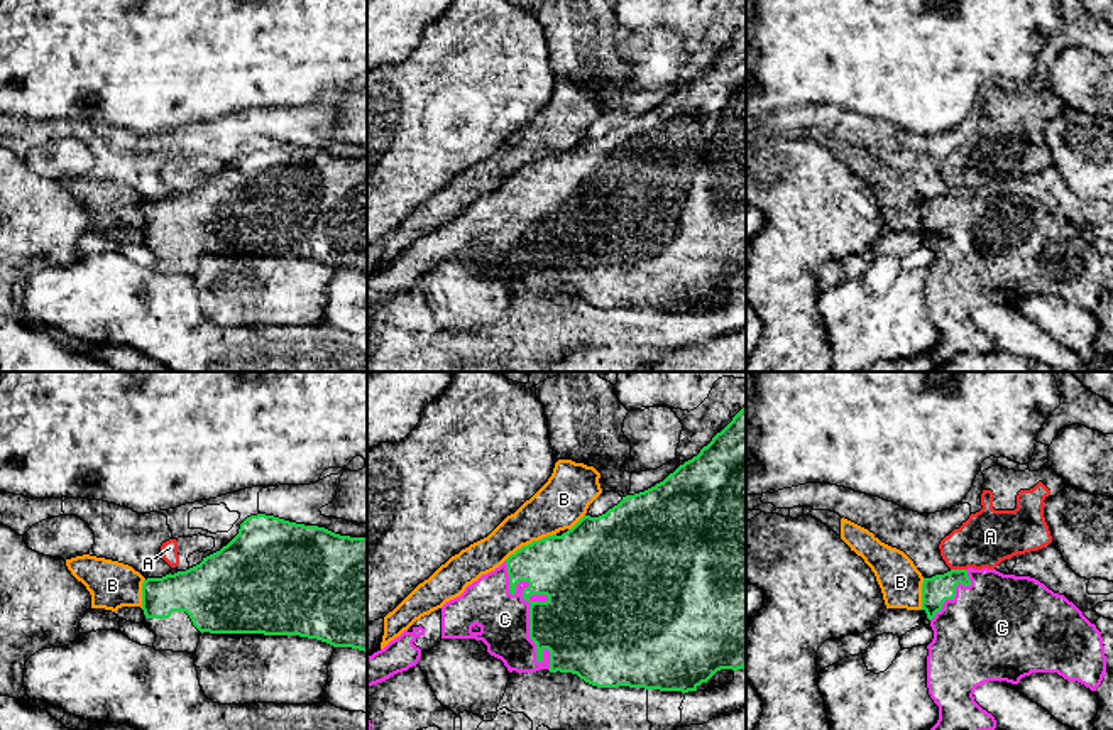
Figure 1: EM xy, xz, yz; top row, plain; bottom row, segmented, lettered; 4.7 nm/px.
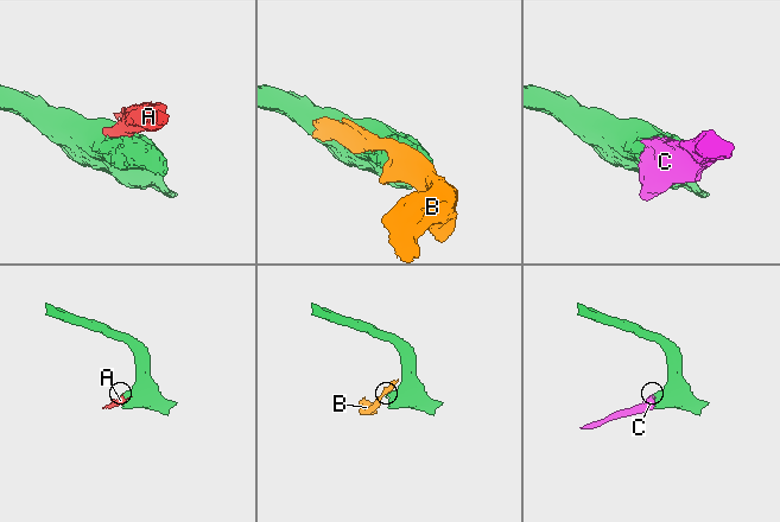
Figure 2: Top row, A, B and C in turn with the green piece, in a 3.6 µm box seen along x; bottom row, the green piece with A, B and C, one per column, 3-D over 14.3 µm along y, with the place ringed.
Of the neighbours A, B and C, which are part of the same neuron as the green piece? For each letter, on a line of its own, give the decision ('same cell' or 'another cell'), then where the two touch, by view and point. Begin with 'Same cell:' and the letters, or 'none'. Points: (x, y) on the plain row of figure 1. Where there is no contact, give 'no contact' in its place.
Same cell: C
A: another cell; contact yz (959, 191)
B: another cell; contact xz (531, 164)
C: same cell; contact xz (530, 235)

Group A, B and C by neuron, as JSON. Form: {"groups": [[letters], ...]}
{"groups": [["A"], ["B"], ["C"]]}

